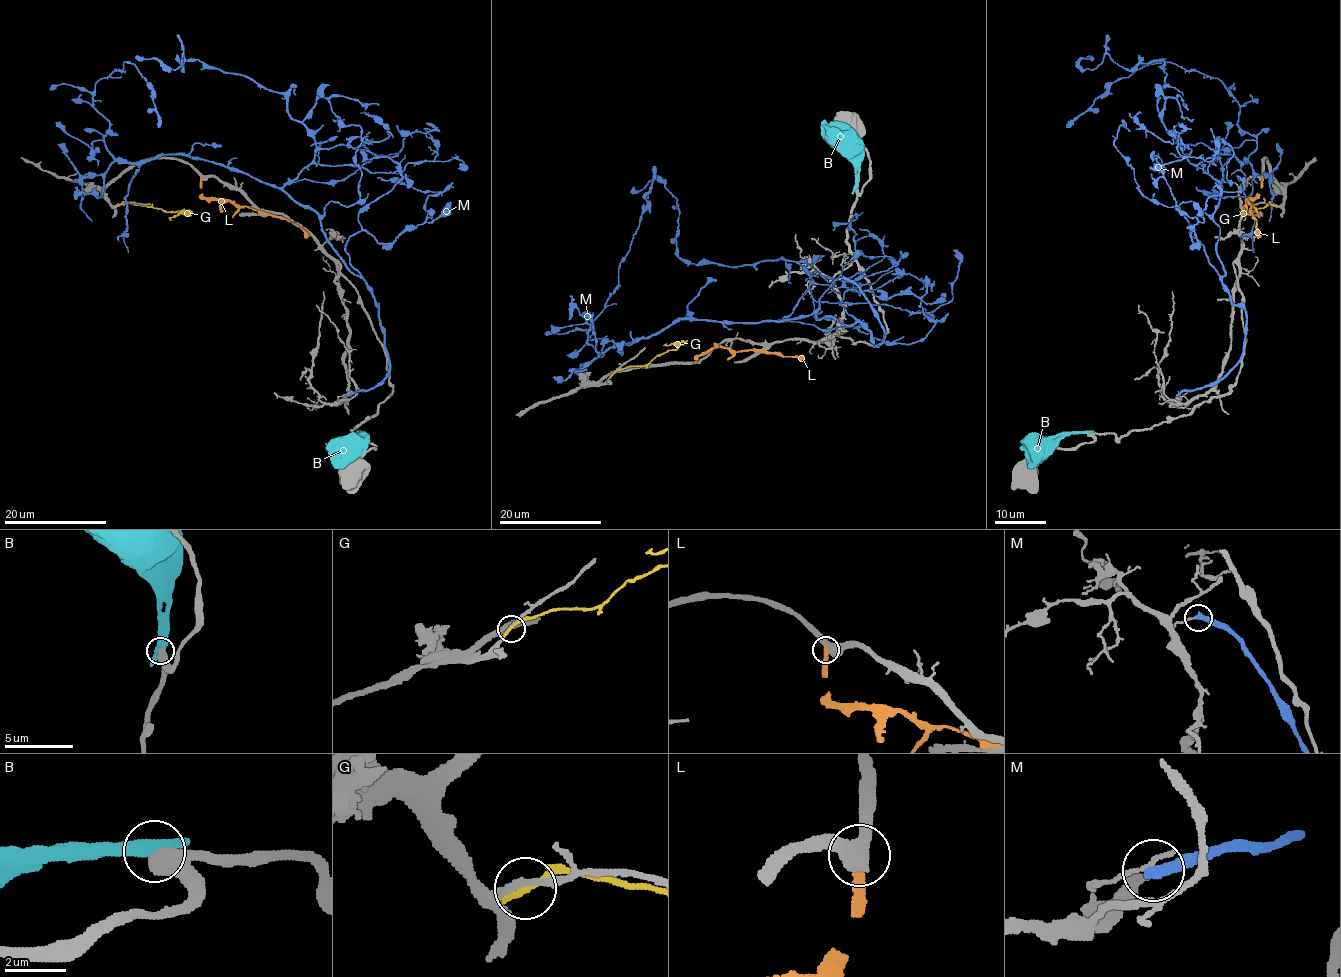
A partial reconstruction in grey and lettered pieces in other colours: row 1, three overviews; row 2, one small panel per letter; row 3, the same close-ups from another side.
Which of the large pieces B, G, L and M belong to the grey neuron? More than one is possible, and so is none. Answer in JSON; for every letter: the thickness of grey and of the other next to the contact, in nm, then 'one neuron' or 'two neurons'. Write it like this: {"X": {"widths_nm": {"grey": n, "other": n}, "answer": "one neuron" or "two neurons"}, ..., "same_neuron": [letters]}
{"B": {"widths_nm": {"grey": 600, "other": 440}, "answer": "two neurons"}, "G": {"widths_nm": {"grey": 200, "other": 240}, "answer": "two neurons"}, "L": {"widths_nm": {"grey": 460, "other": 320}, "answer": "two neurons"}, "M": {"widths_nm": {"grey": 160, "other": 360}, "answer": "two neurons"}, "same_neuron": []}

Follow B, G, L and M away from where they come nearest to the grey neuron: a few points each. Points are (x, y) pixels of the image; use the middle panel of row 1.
B: (855, 187), (854, 163), (835, 138), (835, 131), (823, 120)
G: (613, 373), (631, 366), (646, 366), (657, 356), (677, 348), (665, 343)
L: (696, 362), (700, 356), (714, 348), (725, 347), (734, 352), (762, 350), (800, 358)
M: (843, 278), (879, 344), (814, 314), (683, 319), (600, 357), (589, 325), (654, 166)

